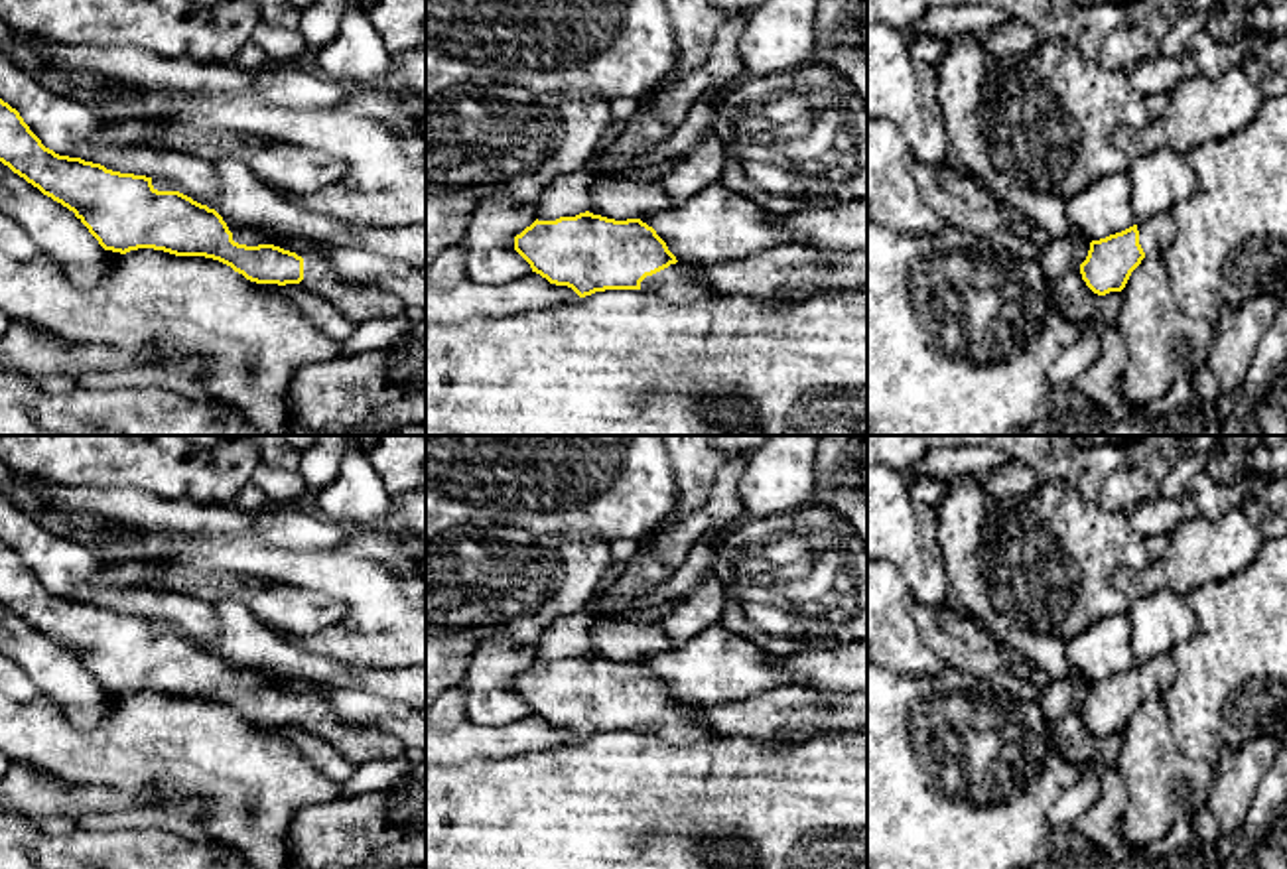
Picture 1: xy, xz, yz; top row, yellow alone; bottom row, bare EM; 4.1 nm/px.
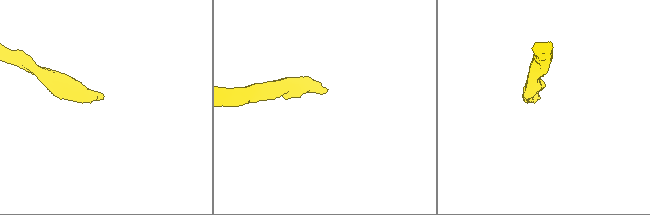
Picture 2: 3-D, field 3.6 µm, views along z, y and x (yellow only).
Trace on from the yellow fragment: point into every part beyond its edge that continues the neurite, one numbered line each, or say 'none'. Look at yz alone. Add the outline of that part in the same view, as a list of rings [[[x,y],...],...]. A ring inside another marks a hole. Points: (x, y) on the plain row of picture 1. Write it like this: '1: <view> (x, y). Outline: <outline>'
1: yz (1155, 676). Outline: [[[1159,654],[1135,666],[1145,698],[1163,698],[1177,676],[1177,664],[1171,654]]]

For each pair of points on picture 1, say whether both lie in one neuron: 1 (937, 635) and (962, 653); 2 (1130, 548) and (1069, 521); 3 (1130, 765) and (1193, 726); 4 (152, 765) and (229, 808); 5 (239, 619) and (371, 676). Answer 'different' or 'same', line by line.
1: same
2: same
3: different
4: same
5: same

